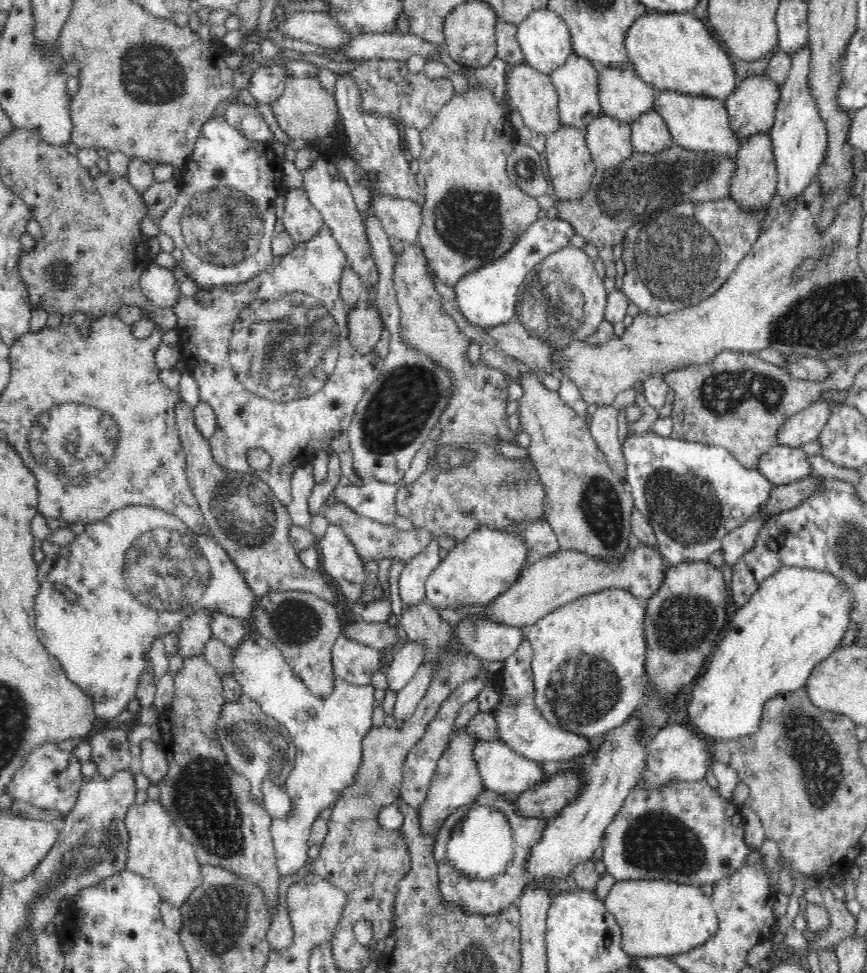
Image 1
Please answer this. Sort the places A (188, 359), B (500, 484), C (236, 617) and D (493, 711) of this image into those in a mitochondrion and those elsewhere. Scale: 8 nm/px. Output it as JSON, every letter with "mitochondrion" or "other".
{"A":"other","B":"mitochondrion","C":"other","D":"other"}

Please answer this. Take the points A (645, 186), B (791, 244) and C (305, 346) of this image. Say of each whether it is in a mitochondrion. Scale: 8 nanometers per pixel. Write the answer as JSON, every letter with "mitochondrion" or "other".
{"A":"mitochondrion","B":"other","C":"mitochondrion"}

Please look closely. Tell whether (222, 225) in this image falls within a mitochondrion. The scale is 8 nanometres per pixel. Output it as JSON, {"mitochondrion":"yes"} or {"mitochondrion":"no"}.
{"mitochondrion":"yes"}

